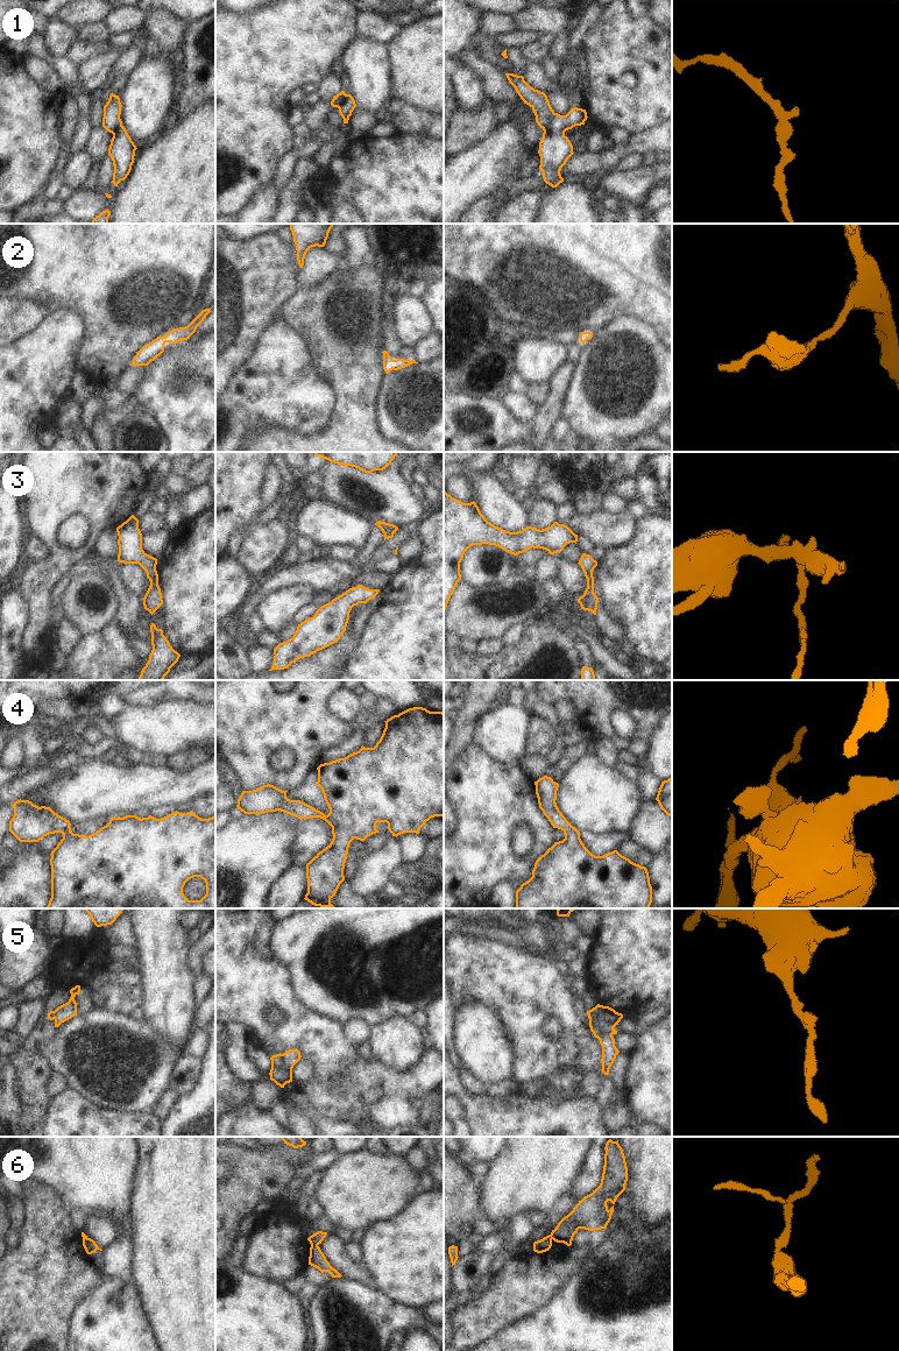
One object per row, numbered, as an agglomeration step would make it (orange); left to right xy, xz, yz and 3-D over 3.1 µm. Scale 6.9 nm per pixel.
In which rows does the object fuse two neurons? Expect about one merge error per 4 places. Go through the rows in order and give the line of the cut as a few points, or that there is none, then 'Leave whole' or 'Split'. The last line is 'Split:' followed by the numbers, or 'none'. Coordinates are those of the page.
1: Split along yz (554, 113), (551, 121), (543, 128). Split
2: No split. Leave whole
3: No split. Leave whole
4: No split. Leave whole
5: No split. Leave whole
6: Split along xz (311, 1244), (317, 1245). Split
Split: 1, 6

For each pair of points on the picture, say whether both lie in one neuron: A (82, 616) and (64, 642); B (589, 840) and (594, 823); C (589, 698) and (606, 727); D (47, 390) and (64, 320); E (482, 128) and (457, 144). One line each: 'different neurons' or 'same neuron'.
A: different neurons
B: different neurons
C: same neuron
D: same neuron
E: same neuron

